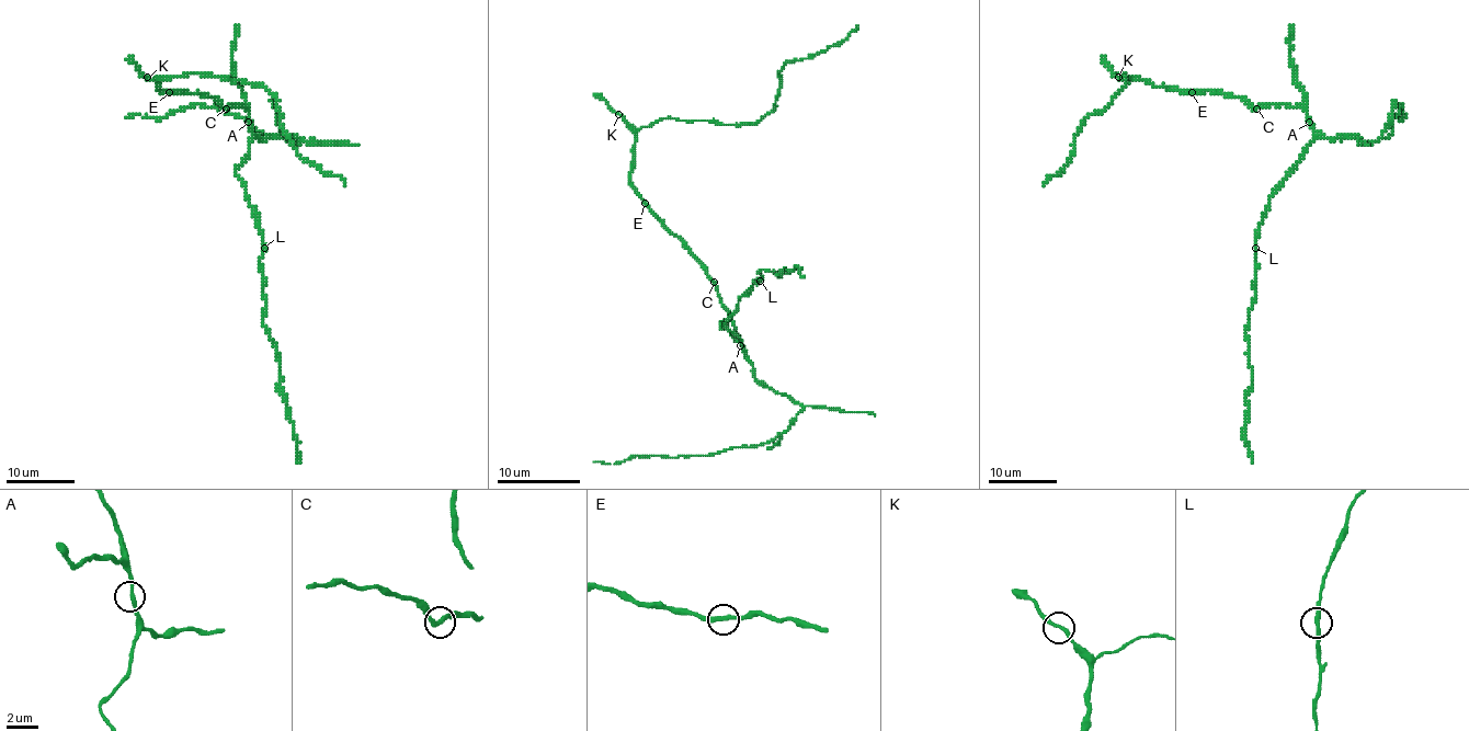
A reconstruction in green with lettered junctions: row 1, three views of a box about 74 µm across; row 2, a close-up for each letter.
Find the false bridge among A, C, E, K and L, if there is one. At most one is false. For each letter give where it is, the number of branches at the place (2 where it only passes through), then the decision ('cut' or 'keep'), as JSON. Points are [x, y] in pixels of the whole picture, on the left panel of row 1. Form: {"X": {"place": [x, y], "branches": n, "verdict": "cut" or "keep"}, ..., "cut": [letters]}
{"A": {"place": [248, 122], "branches": 2, "verdict": "keep"}, "C": {"place": [226, 109], "branches": 2, "verdict": "keep"}, "E": {"place": [169, 92], "branches": 2, "verdict": "keep"}, "K": {"place": [147, 77], "branches": 2, "verdict": "keep"}, "L": {"place": [264, 248], "branches": 2, "verdict": "keep"}, "cut": []}

